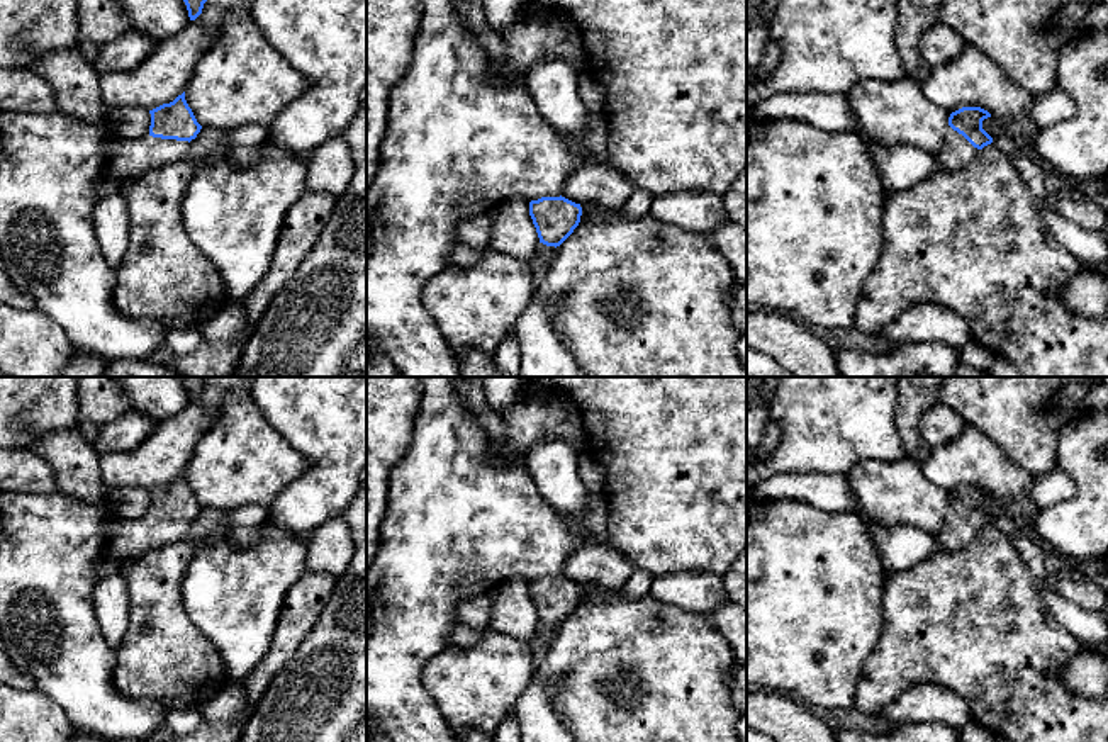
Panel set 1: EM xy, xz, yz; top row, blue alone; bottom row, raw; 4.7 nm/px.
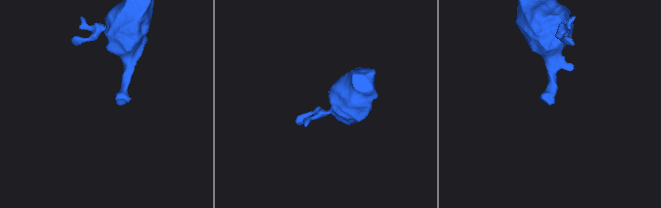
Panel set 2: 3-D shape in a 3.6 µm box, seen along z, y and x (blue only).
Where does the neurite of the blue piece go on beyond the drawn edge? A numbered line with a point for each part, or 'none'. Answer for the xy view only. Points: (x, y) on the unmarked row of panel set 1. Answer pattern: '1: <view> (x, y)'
1: xy (133, 537)

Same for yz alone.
1: yz (956, 532)

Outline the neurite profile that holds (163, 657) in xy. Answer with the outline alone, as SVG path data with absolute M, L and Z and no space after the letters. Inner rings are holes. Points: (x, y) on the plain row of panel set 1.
M217 530L199 542L187 538L156 547L120 567L127 582L129 623L115 649L114 683L127 698L154 700L171 710L197 708L231 681L217 649L197 630L183 608L182 584L195 552L229 535Z

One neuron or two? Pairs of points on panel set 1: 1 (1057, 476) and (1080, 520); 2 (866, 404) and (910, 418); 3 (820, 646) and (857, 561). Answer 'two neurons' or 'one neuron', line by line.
1: two neurons
2: two neurons
3: one neuron

